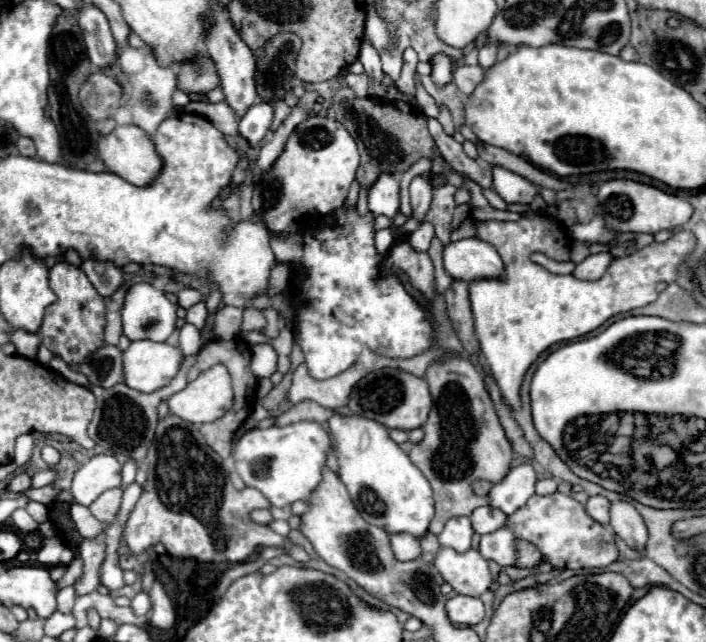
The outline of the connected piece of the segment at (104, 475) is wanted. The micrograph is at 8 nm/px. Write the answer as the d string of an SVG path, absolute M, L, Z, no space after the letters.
M99 454L85 462L71 482L71 506L89 506L101 492L121 486L121 464L113 454Z

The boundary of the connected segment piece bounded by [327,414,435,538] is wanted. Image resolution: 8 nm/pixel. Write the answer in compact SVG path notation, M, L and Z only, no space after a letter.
M339 414L331 416L327 424L331 430L337 460L339 460L339 478L347 486L351 500L357 506L359 514L369 524L375 524L389 534L407 532L407 534L413 534L415 538L421 538L429 530L429 522L433 520L433 514L435 514L431 486L425 480L425 476L421 474L421 470L411 464L409 456L389 438L387 428L373 420L365 420L365 418L357 418L357 416L339 416Z

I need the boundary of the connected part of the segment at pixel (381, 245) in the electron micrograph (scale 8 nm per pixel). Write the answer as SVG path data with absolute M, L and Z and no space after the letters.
M385 228L385 230L379 230L375 234L375 248L377 248L377 254L379 256L387 256L387 252L391 250L393 246L393 236L391 236L391 228Z

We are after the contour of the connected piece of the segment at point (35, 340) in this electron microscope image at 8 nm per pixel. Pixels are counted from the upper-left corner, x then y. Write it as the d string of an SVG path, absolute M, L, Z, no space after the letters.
M11 328L9 330L9 342L15 344L17 352L25 358L33 358L37 354L37 346L39 346L39 334L31 334L25 330L17 330Z

